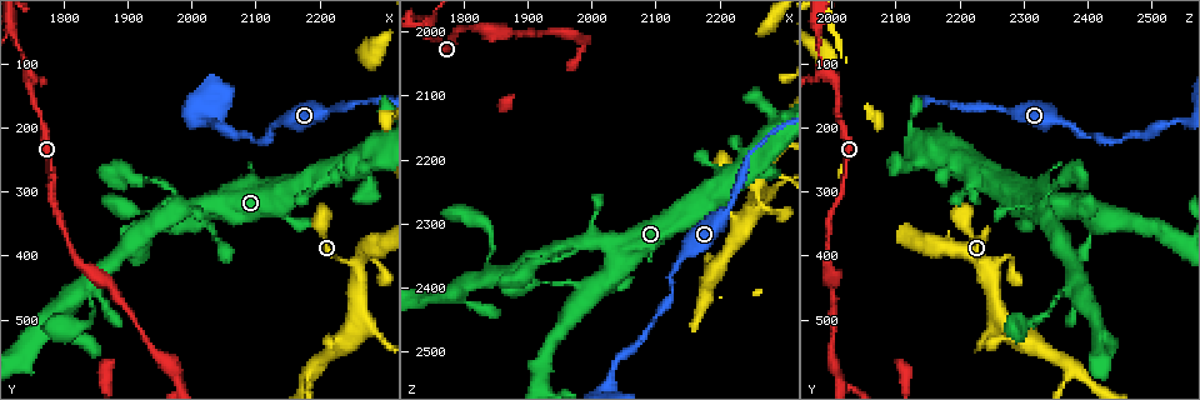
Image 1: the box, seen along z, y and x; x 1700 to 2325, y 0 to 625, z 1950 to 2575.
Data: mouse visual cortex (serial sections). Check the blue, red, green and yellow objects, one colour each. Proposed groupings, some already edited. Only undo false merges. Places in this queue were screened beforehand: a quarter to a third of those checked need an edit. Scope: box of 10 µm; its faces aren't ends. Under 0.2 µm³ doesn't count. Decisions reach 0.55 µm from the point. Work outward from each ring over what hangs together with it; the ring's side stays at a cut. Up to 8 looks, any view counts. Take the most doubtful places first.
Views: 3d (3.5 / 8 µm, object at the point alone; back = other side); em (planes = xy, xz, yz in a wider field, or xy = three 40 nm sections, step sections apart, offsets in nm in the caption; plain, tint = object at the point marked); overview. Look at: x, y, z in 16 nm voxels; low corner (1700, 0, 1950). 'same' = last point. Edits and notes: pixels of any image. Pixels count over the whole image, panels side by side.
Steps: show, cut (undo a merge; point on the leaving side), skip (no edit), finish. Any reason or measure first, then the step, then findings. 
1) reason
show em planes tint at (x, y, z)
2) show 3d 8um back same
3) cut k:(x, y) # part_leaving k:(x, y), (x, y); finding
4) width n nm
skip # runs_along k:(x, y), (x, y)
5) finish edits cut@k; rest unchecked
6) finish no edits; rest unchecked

two arms in line, one across
show 3d 8um at (2035, 190, 2535)

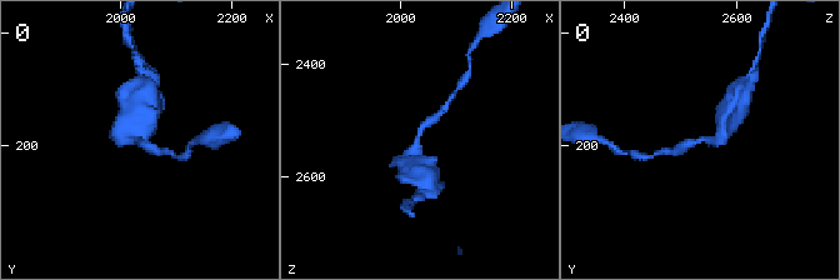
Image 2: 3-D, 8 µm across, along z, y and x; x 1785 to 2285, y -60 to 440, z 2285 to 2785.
show 3d 3.5um same

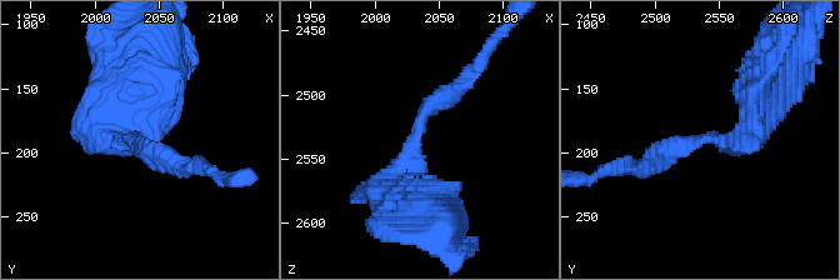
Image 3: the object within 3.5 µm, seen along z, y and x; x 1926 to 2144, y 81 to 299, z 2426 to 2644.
arms 3; arm_widths 250, 300, 350 nm
show em xy step 3 tint at (2032, 190, 2538)

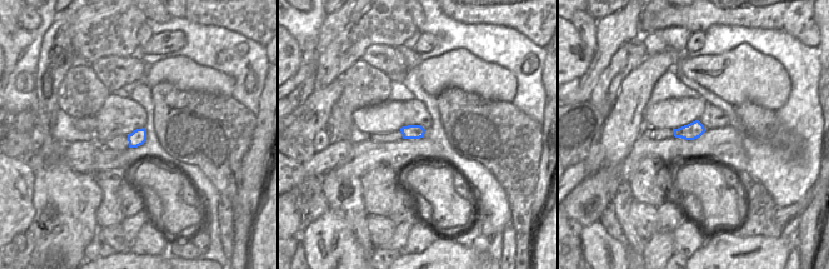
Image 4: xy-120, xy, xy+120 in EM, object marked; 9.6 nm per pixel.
skip # runs_along 3:(644, 168), (704, 136), (743, 140), (749, 101); all the same cell

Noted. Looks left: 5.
three arms meet
show 3d 3.5um at (2265, 495, 2255)

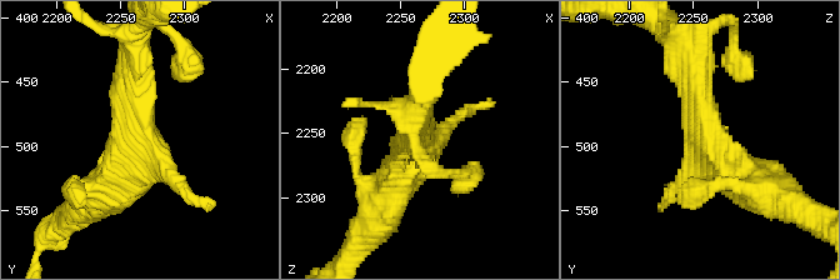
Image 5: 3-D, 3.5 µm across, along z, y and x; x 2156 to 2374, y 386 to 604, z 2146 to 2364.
arms 3; arm_widths 150, 350, 450 nm
show em xy step 5 tint at (2266, 496, 2258)

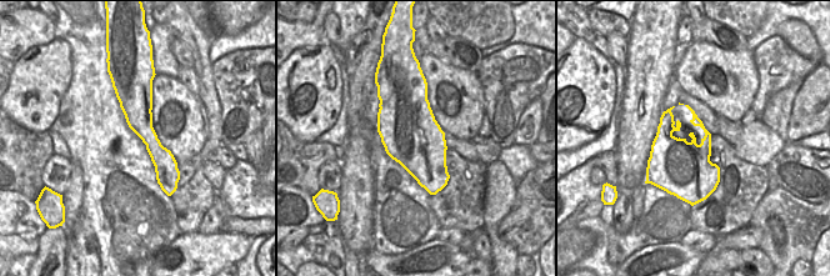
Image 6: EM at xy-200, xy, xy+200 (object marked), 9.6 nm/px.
show em xy step 3 tint same

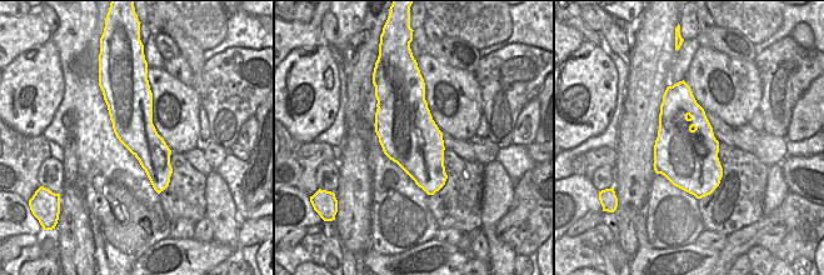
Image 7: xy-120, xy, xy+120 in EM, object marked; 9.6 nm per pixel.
skip # runs_along 5:(691, 61), (704, 141), (759, 191); one cell here

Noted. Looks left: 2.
calibre changes
show 3d 3.5um at (1980, 590, 2015)

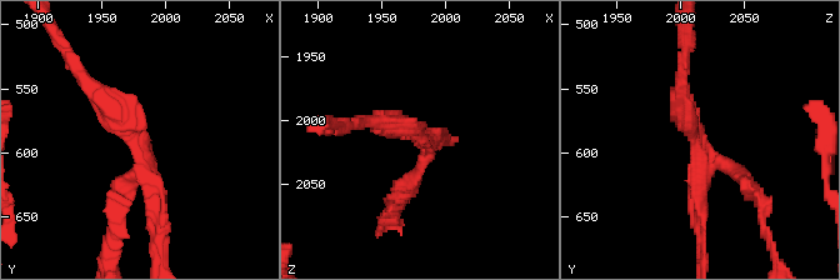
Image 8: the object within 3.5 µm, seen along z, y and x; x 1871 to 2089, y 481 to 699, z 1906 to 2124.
arm_widths 150, 200 nm; now the EM
show em xy step 2 tint at (1980, 586, 2012)

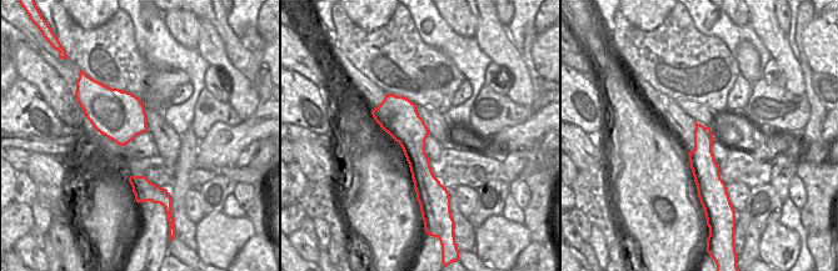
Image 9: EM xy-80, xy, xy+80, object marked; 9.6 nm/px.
cut 8:(129, 196) # part_leaving 8:(424, 158), (416, 180), (394, 189); two cells meet here

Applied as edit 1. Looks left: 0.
finish edits cut@8; rest unchecked

